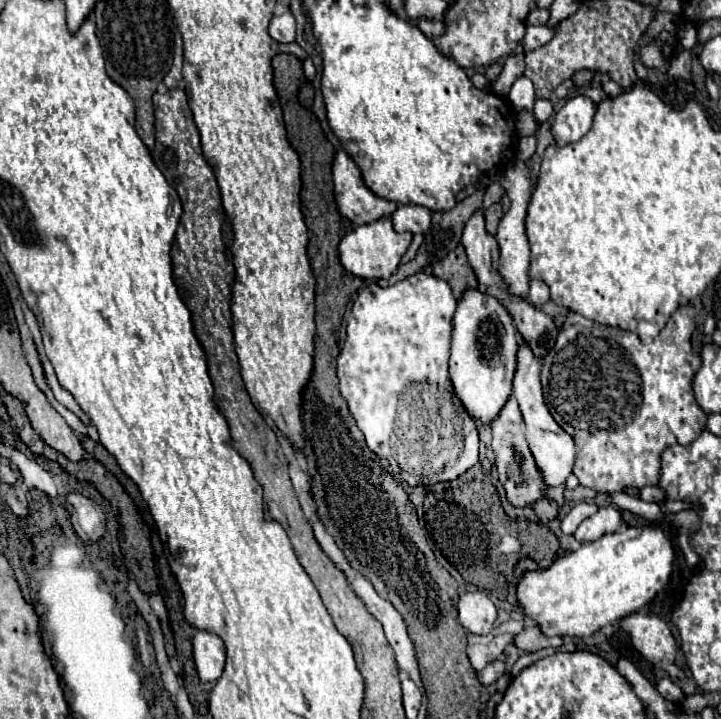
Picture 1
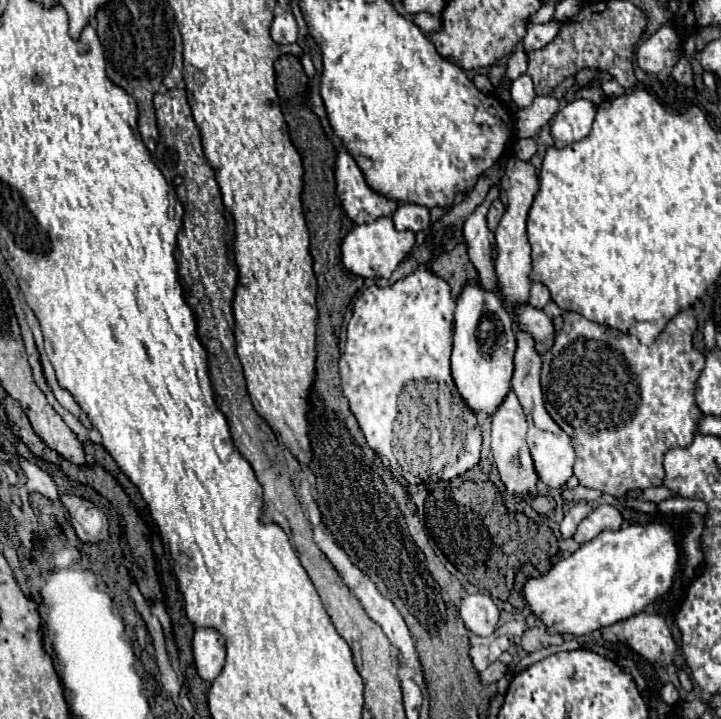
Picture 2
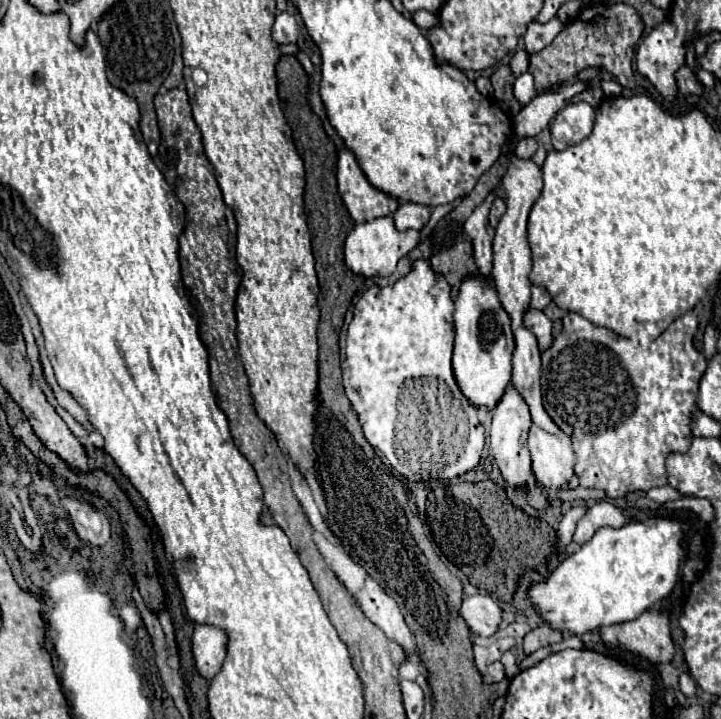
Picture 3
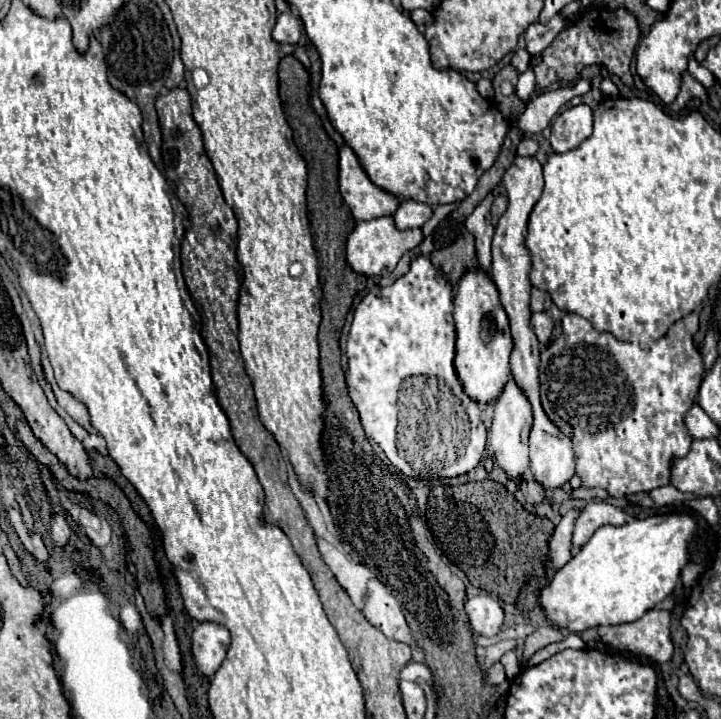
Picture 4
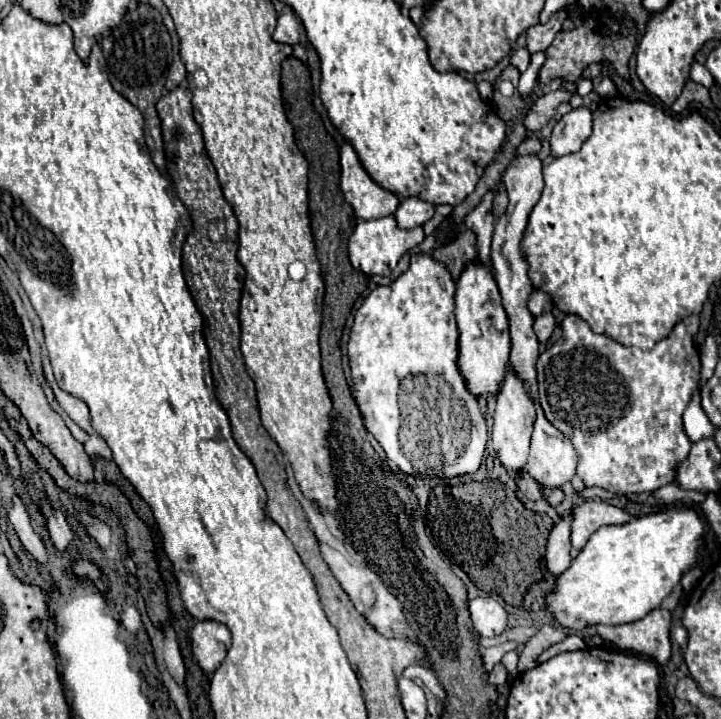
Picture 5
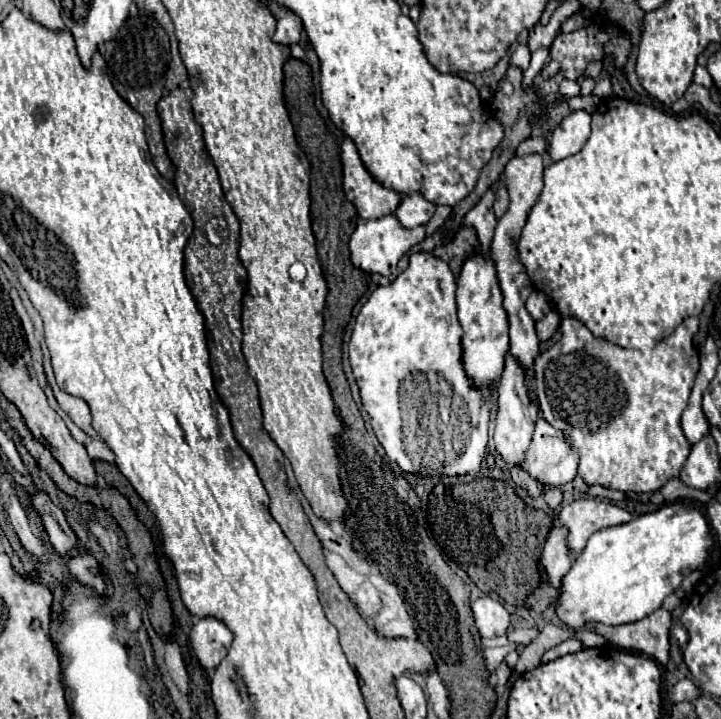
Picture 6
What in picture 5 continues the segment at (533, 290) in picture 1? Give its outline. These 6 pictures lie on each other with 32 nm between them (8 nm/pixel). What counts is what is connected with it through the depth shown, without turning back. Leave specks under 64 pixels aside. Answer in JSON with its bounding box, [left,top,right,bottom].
[528,290,552,316]

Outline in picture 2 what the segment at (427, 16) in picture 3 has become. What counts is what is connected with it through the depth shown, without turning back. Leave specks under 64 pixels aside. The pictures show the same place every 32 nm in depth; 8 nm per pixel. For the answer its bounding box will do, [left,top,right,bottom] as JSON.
[414,14,440,36]

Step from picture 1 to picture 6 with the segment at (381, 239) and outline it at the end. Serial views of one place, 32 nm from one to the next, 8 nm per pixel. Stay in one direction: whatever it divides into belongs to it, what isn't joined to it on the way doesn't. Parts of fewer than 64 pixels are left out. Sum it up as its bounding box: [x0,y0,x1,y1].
[350,214,426,276]

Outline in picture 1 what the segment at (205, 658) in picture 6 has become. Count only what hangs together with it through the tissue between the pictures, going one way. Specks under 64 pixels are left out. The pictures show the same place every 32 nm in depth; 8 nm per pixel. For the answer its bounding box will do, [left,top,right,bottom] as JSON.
[192,630,226,684]

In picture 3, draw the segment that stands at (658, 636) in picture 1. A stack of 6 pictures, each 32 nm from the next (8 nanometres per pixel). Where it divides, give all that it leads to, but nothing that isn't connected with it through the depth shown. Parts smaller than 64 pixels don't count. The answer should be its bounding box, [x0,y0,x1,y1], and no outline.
[600,612,674,664]

